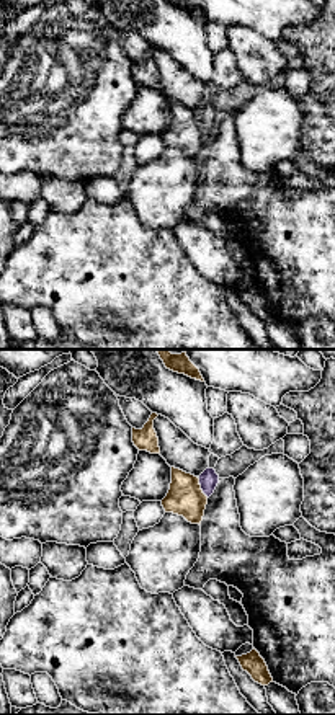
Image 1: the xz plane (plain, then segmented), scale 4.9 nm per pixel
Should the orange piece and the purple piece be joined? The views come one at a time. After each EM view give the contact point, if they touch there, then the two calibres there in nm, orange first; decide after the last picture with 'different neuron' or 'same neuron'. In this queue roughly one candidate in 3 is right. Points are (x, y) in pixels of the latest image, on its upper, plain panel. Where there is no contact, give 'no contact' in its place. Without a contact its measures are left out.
meets orange at (200, 123); 180 nm thick on the orange side, 90 nm on the other

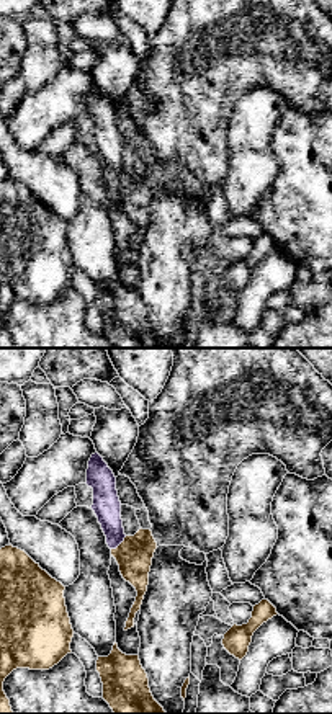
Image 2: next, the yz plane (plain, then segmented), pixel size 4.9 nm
meets orange at (120, 178); 180 nm thick on the orange side, 140 nm on the other

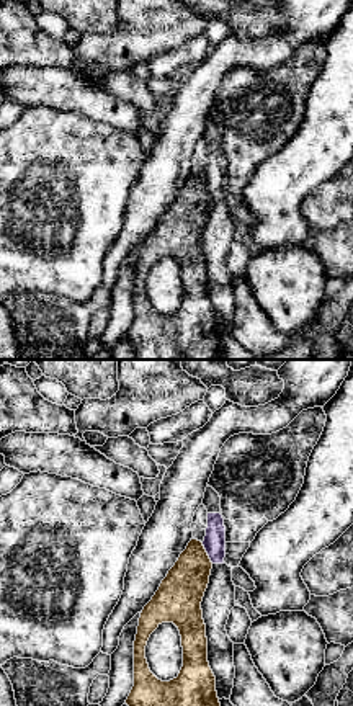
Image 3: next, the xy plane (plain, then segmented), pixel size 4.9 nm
meets orange at (206, 187); 220 nm thick on the orange side, 110 nm on the other

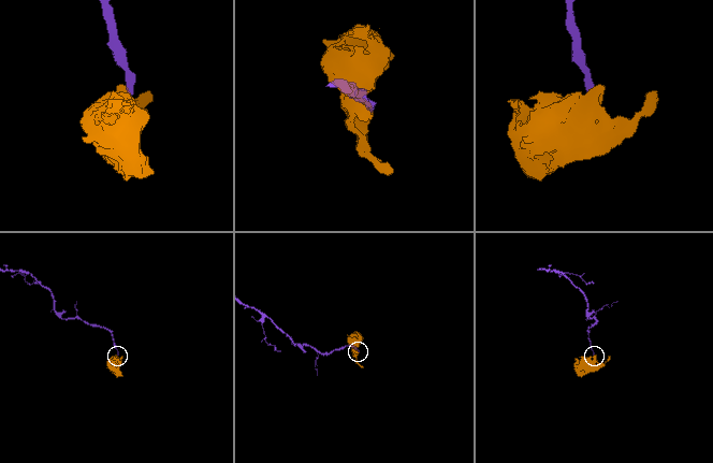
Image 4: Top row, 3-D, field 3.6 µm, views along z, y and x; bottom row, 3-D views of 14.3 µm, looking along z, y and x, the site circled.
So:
different neuron

